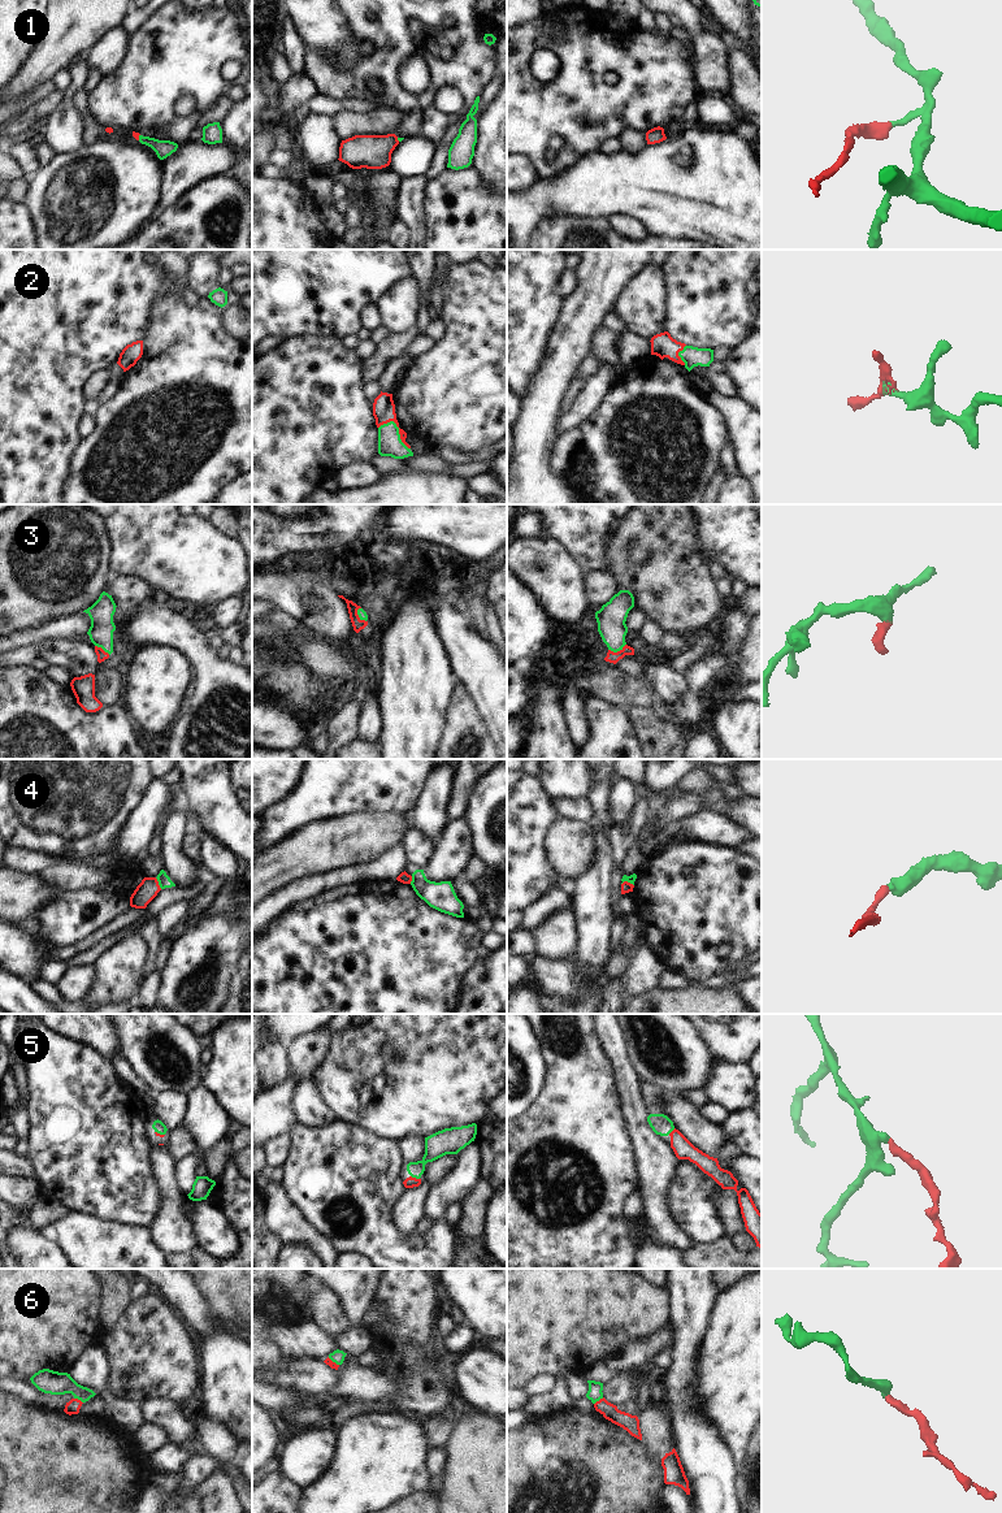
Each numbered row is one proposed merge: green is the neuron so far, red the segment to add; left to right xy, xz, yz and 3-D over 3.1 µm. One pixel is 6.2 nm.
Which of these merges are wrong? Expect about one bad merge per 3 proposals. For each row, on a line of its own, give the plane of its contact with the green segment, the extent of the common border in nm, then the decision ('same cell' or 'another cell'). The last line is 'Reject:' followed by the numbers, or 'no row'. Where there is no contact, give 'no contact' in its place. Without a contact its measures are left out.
1: meets green in xy; contact 40 nm long; same cell
2: meets green in xz; contact 240 nm long; same cell
3: meets green in yz; contact 120 nm long; same cell
4: meets green in yz; contact 80 nm long; another cell
5: meets green in xz; contact 60 nm long; same cell
6: meets green in yz; contact 80 nm long; same cell
Reject: 4

